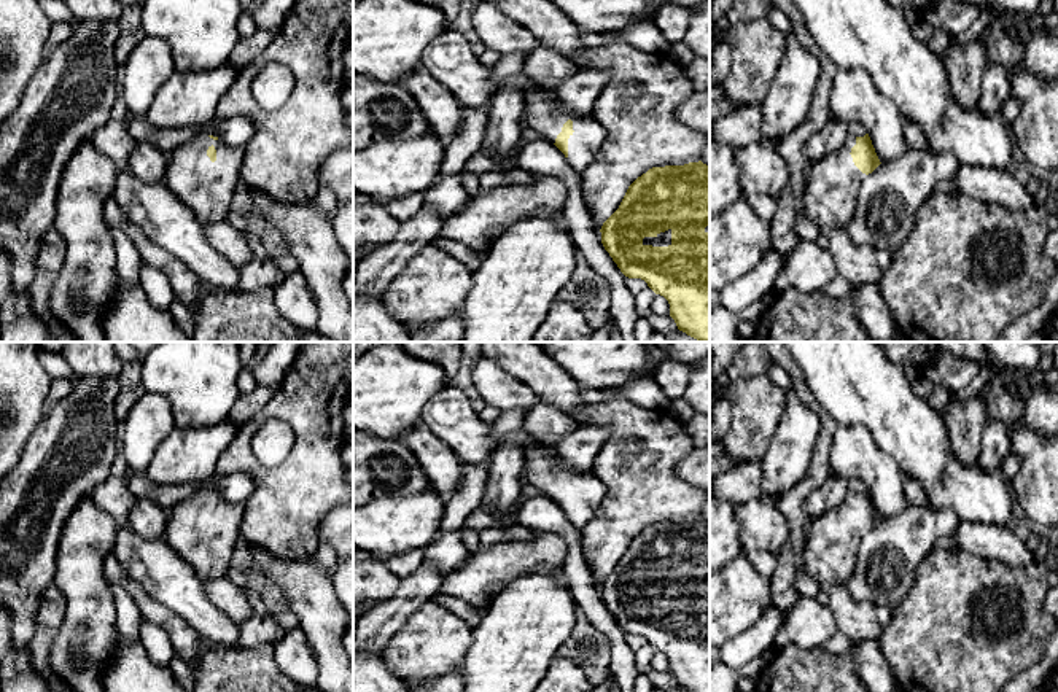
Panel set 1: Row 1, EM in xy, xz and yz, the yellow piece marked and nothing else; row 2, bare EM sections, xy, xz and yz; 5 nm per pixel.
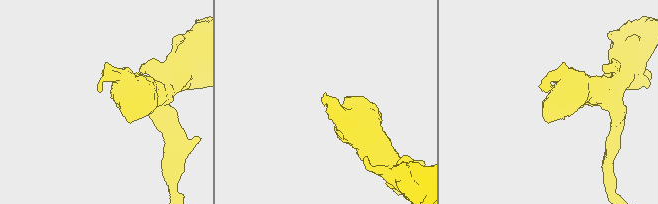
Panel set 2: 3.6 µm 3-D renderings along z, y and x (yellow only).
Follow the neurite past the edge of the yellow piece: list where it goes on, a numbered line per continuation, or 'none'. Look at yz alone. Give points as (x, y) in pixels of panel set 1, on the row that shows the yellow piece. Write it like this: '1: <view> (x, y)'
1: yz (832, 185)

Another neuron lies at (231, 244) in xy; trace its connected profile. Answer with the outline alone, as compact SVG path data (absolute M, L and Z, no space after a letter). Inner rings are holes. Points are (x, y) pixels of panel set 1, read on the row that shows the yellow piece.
M228 220L204 224L204 235L208 243L235 267L245 266L253 259L245 234L235 229Z

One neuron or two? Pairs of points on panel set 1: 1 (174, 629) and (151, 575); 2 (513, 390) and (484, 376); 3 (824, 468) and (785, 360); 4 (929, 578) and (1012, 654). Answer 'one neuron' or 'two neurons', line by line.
1: two neurons
2: one neuron
3: one neuron
4: one neuron

